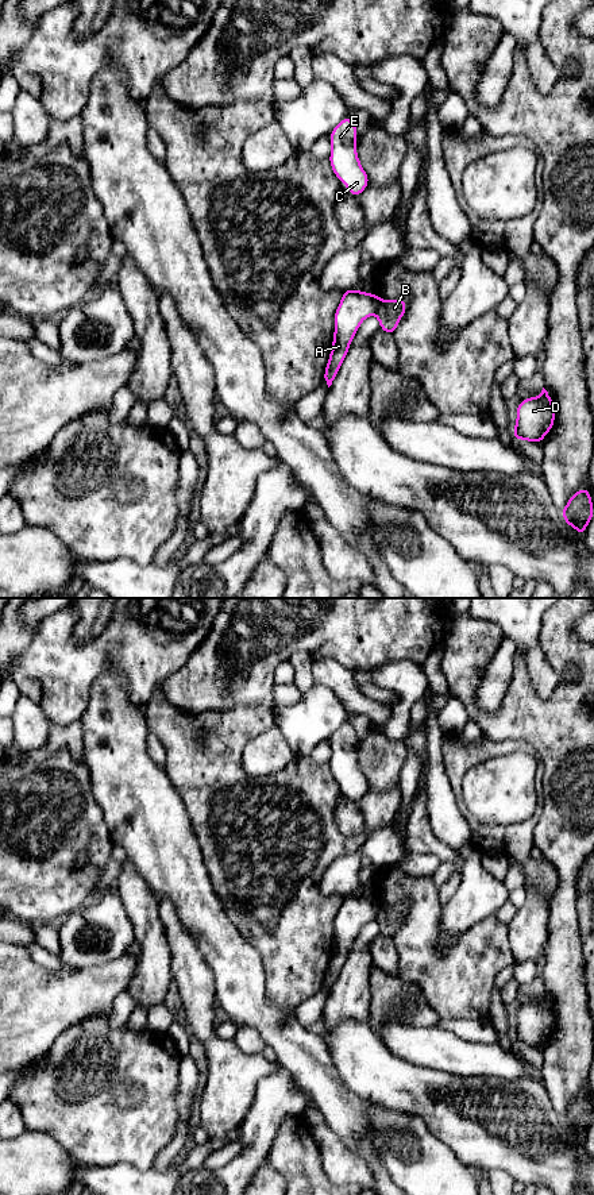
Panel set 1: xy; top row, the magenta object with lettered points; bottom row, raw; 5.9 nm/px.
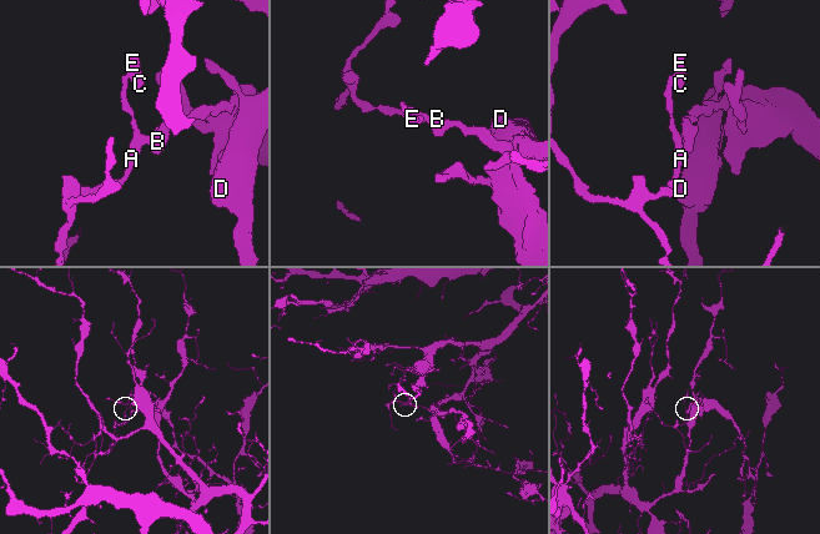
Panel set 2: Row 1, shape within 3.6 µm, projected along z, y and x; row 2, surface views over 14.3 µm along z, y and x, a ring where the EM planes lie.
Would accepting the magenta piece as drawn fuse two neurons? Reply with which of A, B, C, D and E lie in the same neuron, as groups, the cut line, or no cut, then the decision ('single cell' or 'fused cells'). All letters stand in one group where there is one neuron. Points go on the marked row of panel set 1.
groups A C D E / B; cut xy (381, 300), (374, 313); fused cells

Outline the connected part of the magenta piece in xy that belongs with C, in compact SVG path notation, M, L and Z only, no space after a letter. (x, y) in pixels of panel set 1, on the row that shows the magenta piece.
M346 116L329 135L331 167L343 185L350 189L351 196L359 196L370 182L356 153L358 130L354 122Z

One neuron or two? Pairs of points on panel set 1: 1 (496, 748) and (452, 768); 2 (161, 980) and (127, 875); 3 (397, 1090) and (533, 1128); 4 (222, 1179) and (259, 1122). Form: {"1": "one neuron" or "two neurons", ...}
{"1": "one neuron", "2": "one neuron", "3": "one neuron", "4": "one neuron"}

